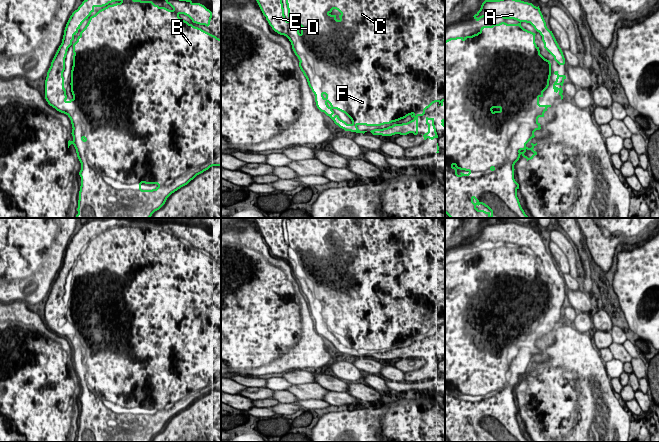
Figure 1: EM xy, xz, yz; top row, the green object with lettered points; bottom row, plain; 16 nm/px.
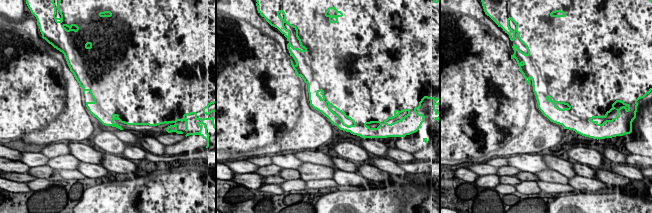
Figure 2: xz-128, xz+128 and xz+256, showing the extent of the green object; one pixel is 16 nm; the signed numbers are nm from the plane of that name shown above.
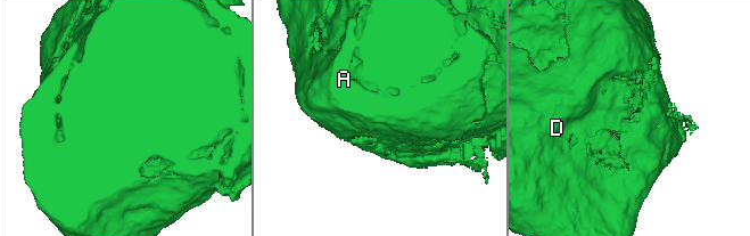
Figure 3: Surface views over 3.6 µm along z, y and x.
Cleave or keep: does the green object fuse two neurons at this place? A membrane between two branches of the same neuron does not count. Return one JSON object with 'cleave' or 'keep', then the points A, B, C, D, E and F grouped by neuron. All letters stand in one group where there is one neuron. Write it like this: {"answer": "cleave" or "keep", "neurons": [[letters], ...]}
{"answer": "cleave", "neurons": [["A", "B", "C", "E", "F"], ["D"]]}

